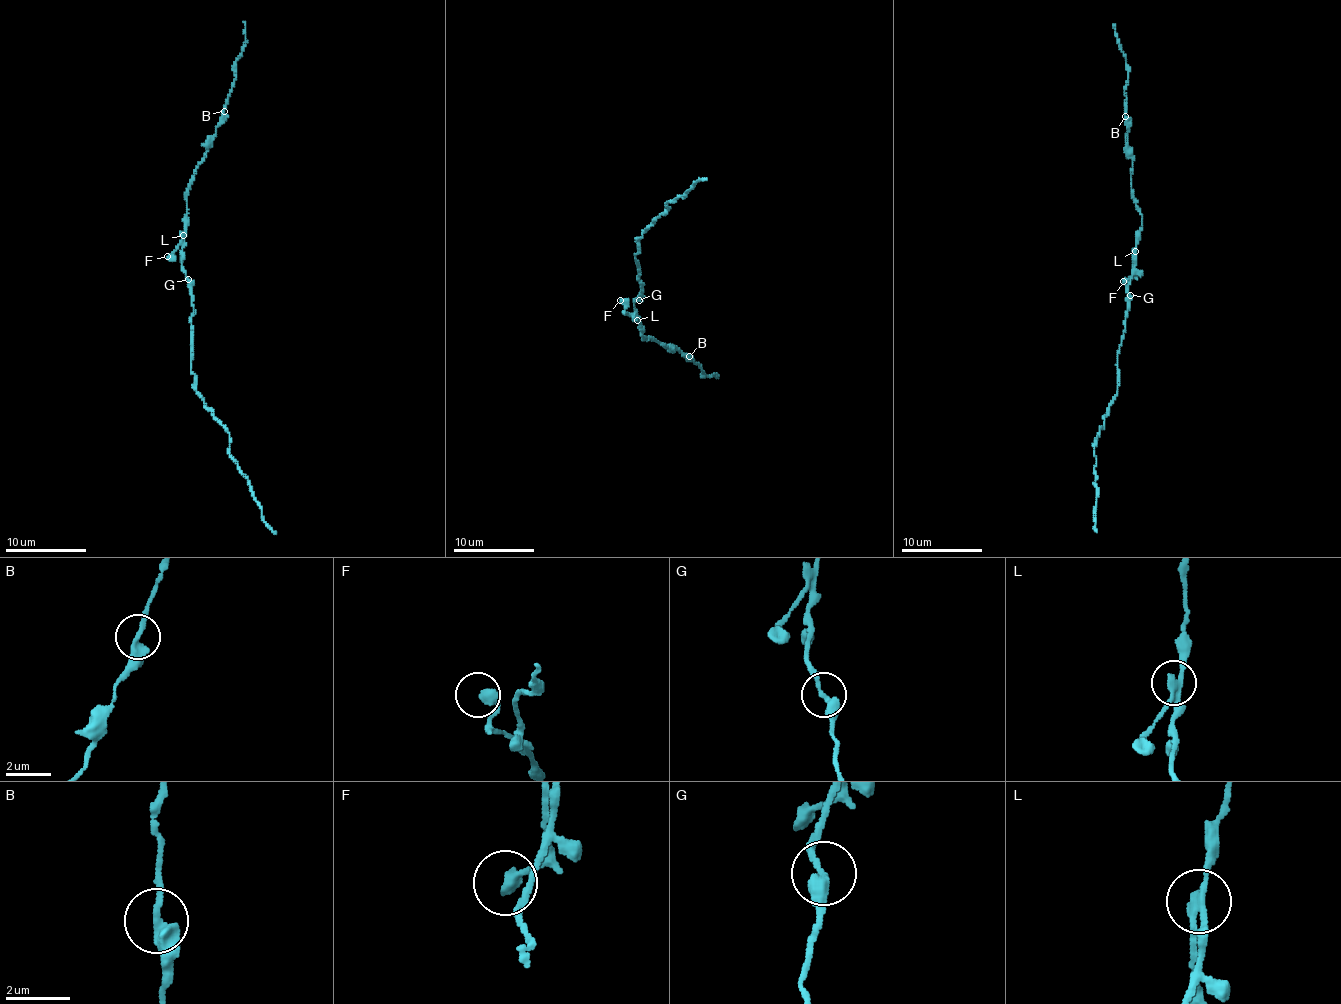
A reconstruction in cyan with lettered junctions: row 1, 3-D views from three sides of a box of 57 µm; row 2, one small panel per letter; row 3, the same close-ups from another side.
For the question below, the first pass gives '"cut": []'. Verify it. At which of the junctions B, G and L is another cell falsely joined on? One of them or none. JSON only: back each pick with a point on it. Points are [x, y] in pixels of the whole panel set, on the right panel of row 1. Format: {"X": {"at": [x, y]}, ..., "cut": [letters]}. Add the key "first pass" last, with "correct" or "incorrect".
{"L": {"at": [1135, 251]}, "cut": ["L"], "first pass": "incorrect"}

